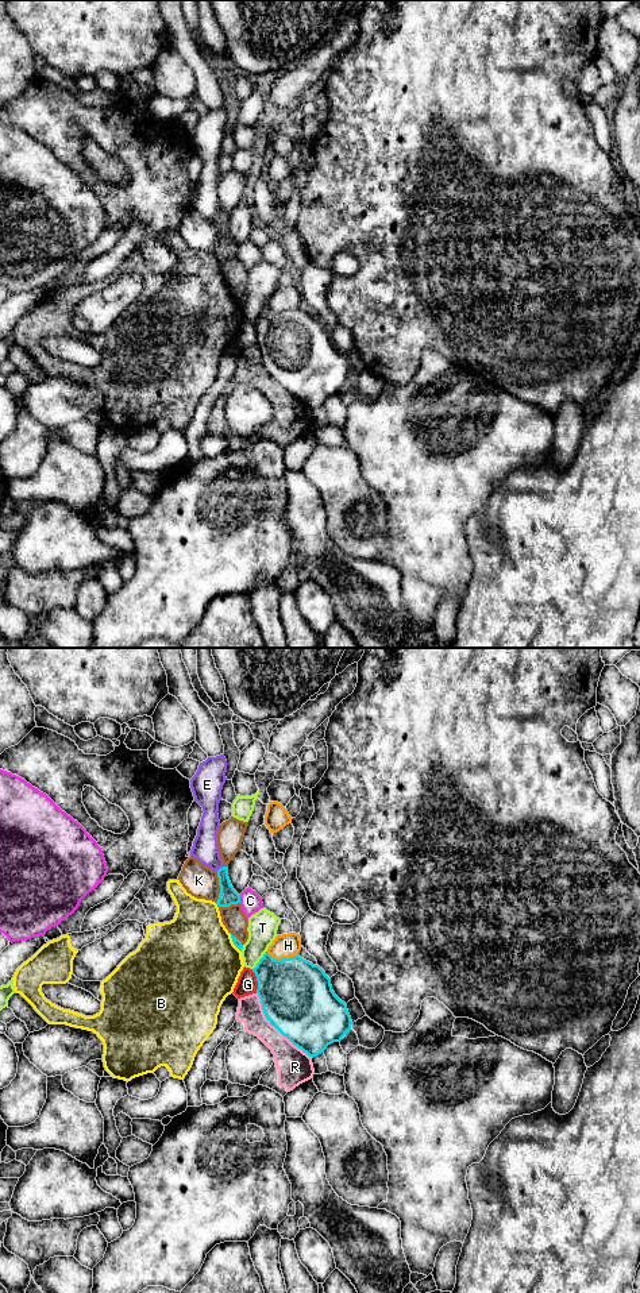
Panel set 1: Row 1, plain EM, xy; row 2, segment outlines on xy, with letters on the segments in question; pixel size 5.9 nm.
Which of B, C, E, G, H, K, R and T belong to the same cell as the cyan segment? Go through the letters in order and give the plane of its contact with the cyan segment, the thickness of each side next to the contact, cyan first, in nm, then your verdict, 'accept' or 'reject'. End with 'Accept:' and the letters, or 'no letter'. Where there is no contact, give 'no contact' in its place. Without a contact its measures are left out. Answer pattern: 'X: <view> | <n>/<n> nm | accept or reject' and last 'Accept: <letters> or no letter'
B: xy | 50/500 nm | reject
C: xy | 110/120 nm | reject
E: xy | 110/150 nm | accept
G: xy | 420/120 nm | reject
H: xy | 420/140 nm | reject
K: xy | 110/190 nm | reject
R: xy | 440/200 nm | reject
T: xy | 380/180 nm | reject
Accept: E

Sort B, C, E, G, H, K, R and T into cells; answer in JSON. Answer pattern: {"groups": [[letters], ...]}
{"groups": [["B"], ["C"], ["E"], ["G"], ["H"], ["K"], ["R"], ["T"]]}

